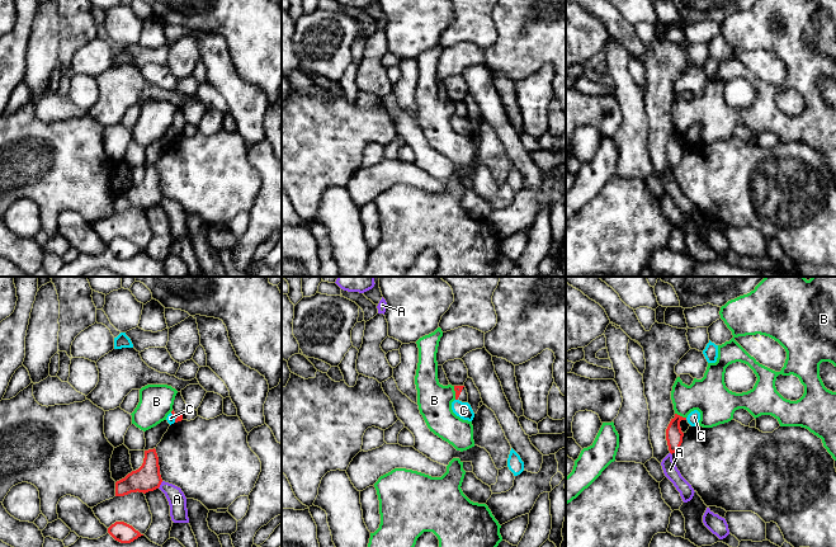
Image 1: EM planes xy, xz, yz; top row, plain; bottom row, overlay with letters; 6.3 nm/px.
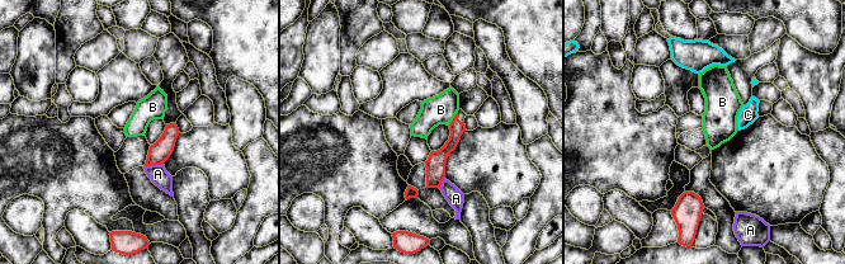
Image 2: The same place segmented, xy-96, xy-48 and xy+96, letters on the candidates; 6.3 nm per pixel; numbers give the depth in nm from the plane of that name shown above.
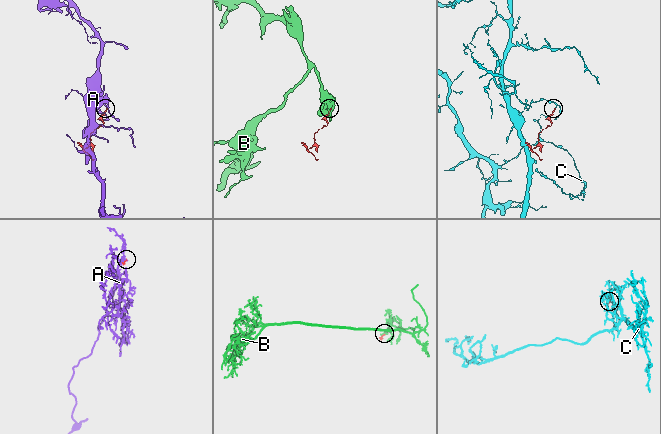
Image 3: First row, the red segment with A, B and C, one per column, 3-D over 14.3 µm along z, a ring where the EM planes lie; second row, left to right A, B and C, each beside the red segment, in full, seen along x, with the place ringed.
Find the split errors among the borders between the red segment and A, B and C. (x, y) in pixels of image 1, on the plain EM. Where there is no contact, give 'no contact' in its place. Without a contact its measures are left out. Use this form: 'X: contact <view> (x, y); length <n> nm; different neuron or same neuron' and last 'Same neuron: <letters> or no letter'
A: contact xy (160, 199); length 60 nm; different neuron
B: contact yz (679, 131); length 80 nm; different neuron
C: contact xy (175, 132); length 70 nm; different neuron
Same neuron: no letter

